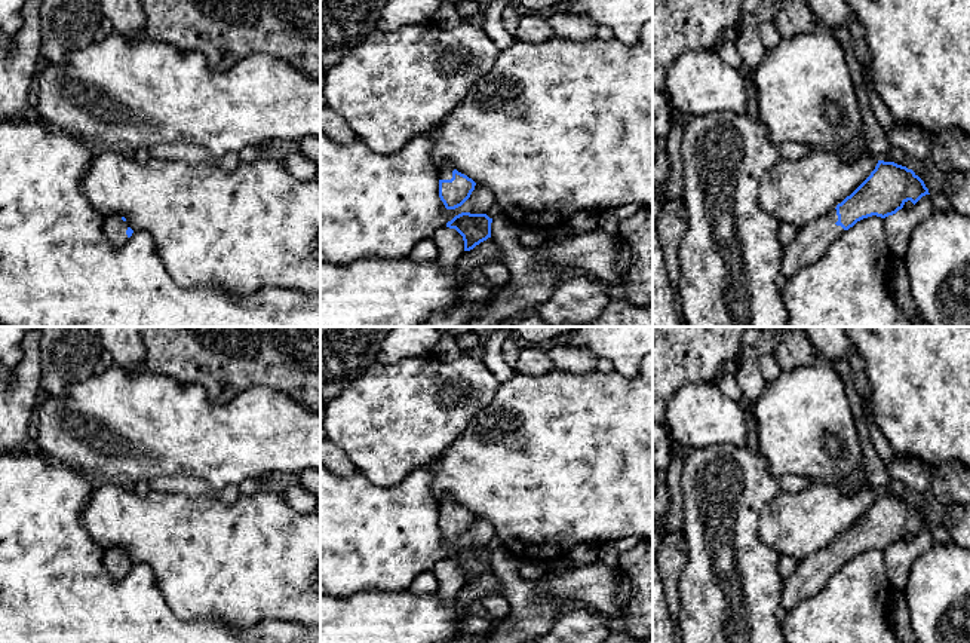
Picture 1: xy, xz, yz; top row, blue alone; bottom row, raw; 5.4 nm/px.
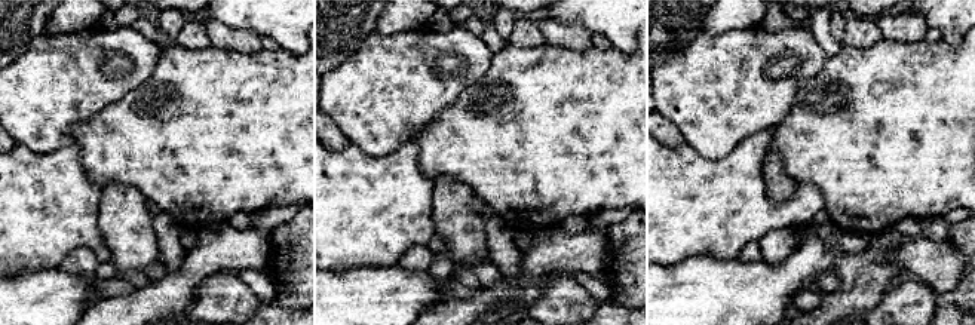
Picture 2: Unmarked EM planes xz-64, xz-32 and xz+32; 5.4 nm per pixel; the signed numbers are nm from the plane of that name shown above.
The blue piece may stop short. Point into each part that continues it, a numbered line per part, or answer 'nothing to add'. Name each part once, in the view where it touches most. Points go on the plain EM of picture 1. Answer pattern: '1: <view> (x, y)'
1: yz (810, 575)

